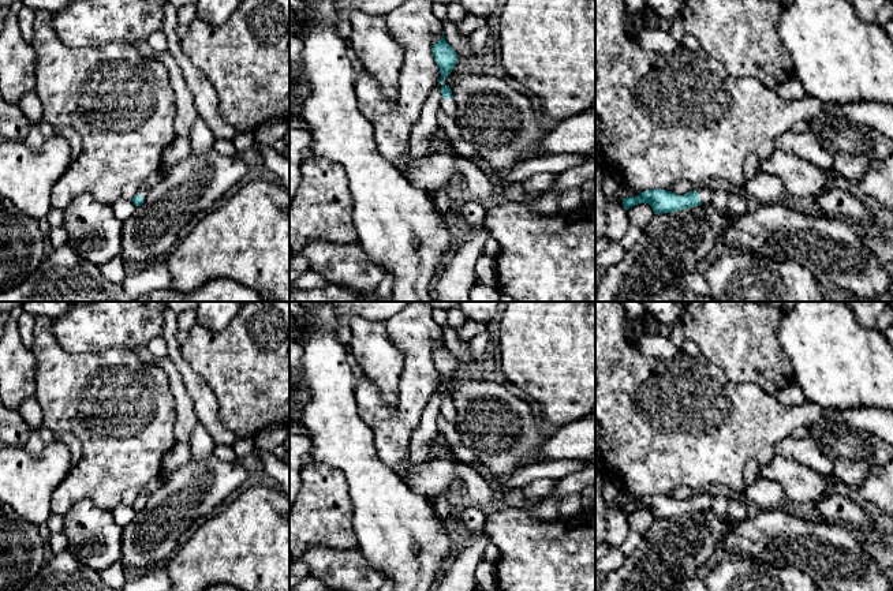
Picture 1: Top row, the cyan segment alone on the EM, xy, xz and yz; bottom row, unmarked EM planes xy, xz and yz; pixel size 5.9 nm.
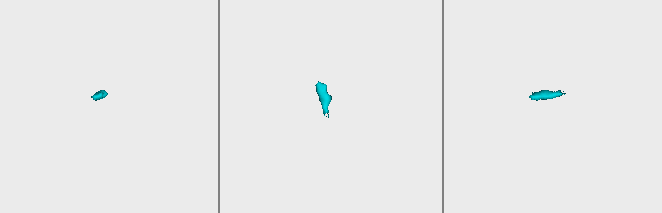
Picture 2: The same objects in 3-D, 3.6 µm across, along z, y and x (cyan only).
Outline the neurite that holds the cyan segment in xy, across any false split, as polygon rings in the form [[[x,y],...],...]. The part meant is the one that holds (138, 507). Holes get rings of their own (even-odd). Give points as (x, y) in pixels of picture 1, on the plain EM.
[[[158,476],[152,487],[139,491],[137,501],[131,505],[135,512],[141,512],[145,508],[146,501],[147,501],[149,495],[152,494],[153,489],[156,486],[160,486],[161,483],[162,483],[161,478]]]

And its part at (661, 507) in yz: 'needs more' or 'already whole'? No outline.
needs more

